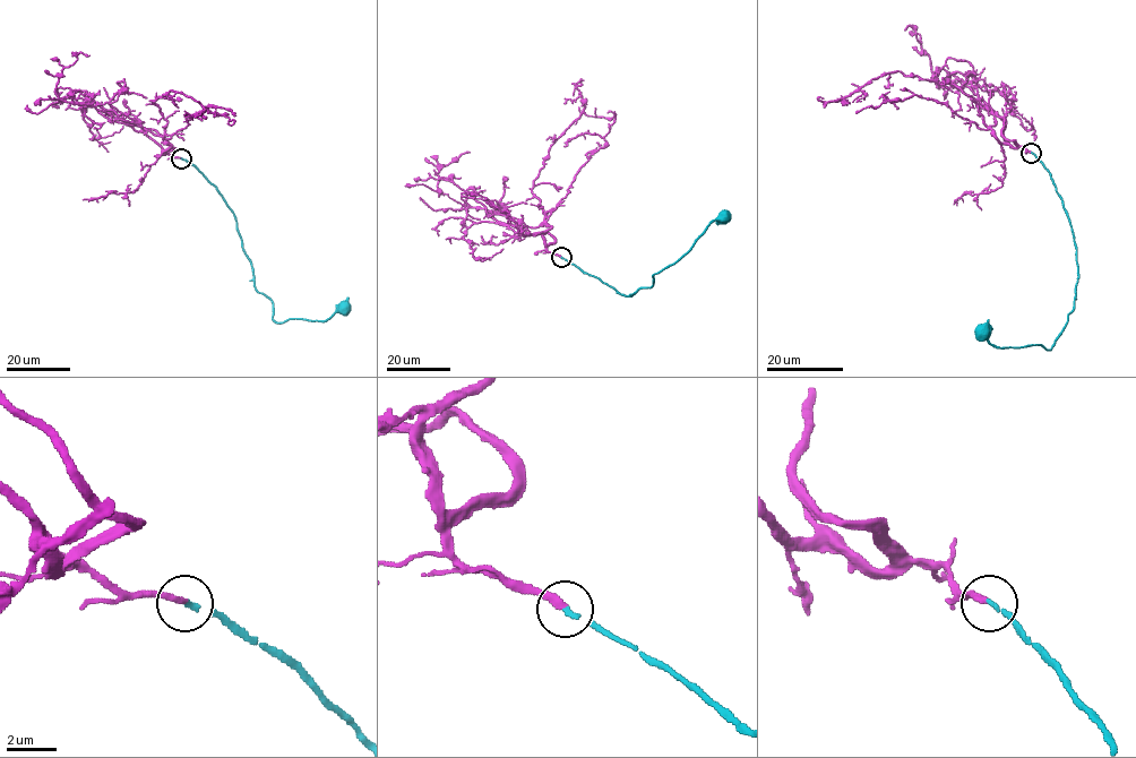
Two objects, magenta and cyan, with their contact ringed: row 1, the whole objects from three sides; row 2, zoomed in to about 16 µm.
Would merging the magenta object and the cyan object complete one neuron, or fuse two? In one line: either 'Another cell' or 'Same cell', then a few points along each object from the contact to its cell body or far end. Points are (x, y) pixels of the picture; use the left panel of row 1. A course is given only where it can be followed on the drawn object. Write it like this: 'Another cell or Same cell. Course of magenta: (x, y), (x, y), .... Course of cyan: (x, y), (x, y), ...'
Same cell. Course of magenta: (181, 158), (163, 152), (171, 145), (166, 121), (152, 101), (175, 91), (199, 103), (200, 113). Course of cyan: (181, 158), (216, 188), (232, 212), (254, 286), (272, 300), (272, 319), (277, 322), (325, 321), (344, 308)

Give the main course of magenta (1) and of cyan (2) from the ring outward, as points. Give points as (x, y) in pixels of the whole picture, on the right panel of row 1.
1: (1032, 153), (996, 137), (977, 104), (954, 84), (891, 71), (844, 97), (823, 98)
2: (1032, 153), (1049, 173), (1072, 229), (1078, 276), (1075, 306), (1050, 350), (1041, 345), (996, 347), (983, 333)

